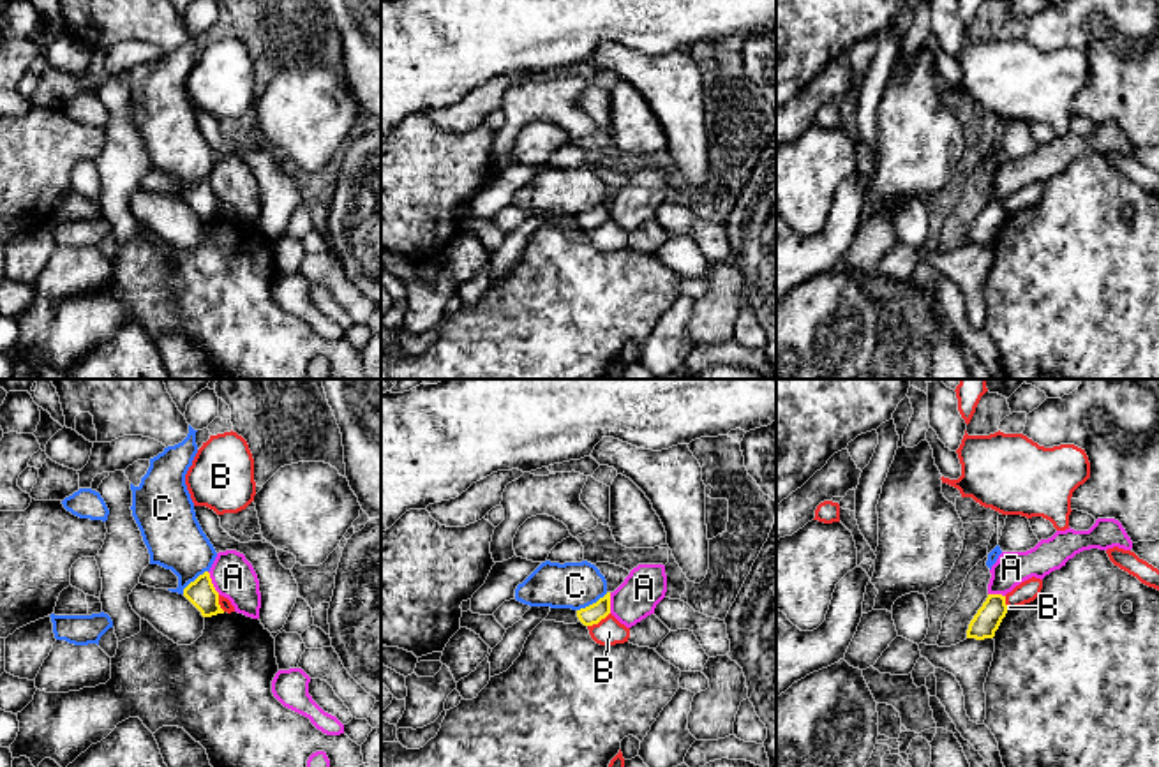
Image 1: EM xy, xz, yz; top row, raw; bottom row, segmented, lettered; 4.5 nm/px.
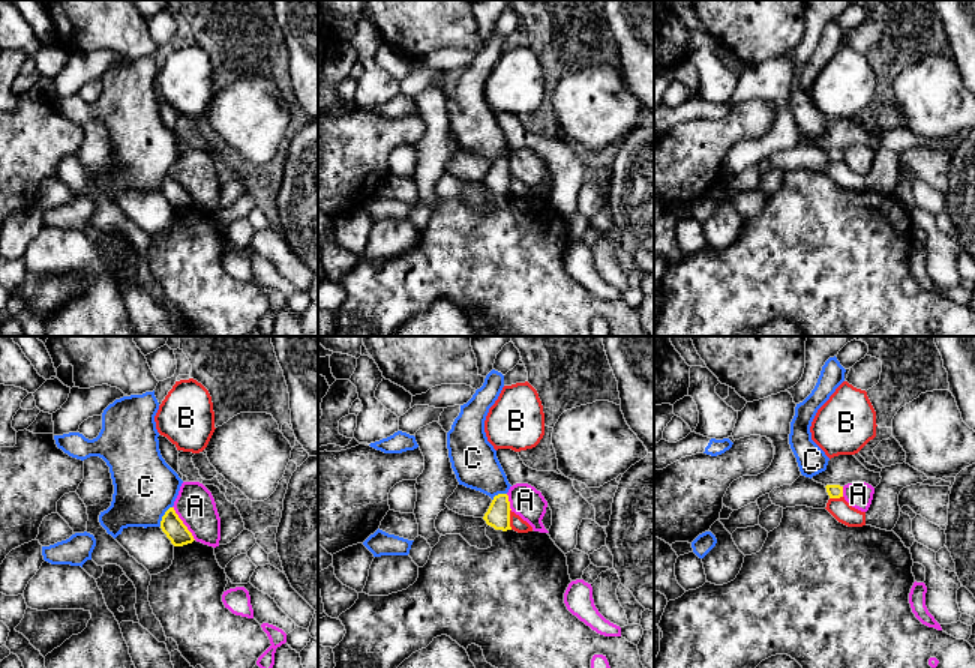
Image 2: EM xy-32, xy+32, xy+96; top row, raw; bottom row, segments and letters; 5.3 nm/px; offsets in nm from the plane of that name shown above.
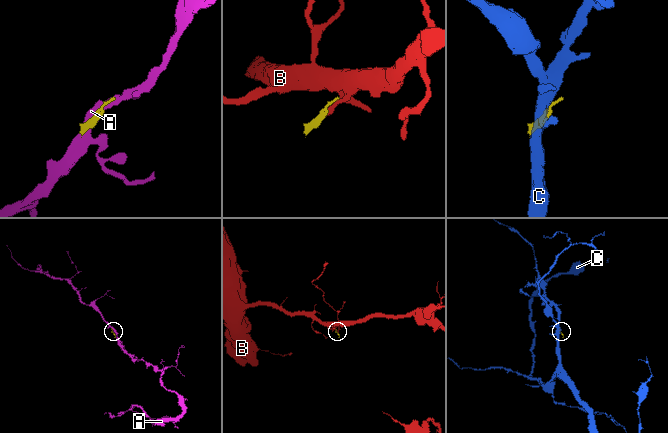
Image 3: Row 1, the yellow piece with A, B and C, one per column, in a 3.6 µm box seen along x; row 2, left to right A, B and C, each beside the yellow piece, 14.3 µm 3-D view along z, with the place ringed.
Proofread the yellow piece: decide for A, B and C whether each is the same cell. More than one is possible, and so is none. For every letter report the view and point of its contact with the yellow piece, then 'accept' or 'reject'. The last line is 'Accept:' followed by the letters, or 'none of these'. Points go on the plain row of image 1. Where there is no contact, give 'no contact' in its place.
A: xy (210, 187) | reject
B: xz (598, 226) | reject
C: xz (593, 208) | reject
Accept: none of these

